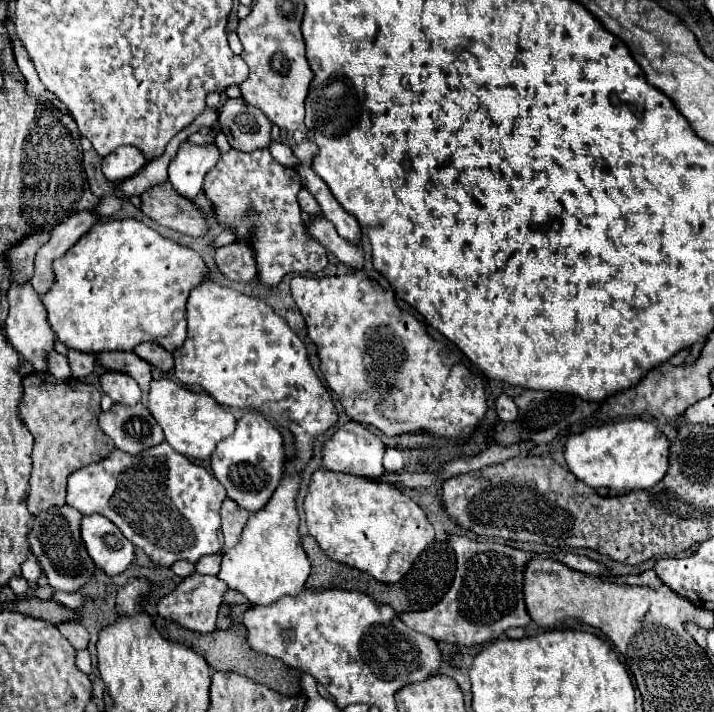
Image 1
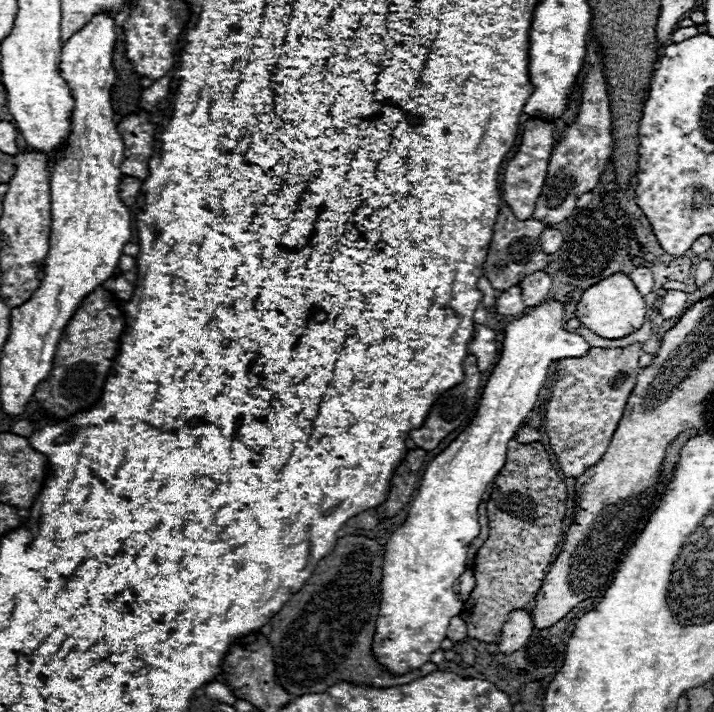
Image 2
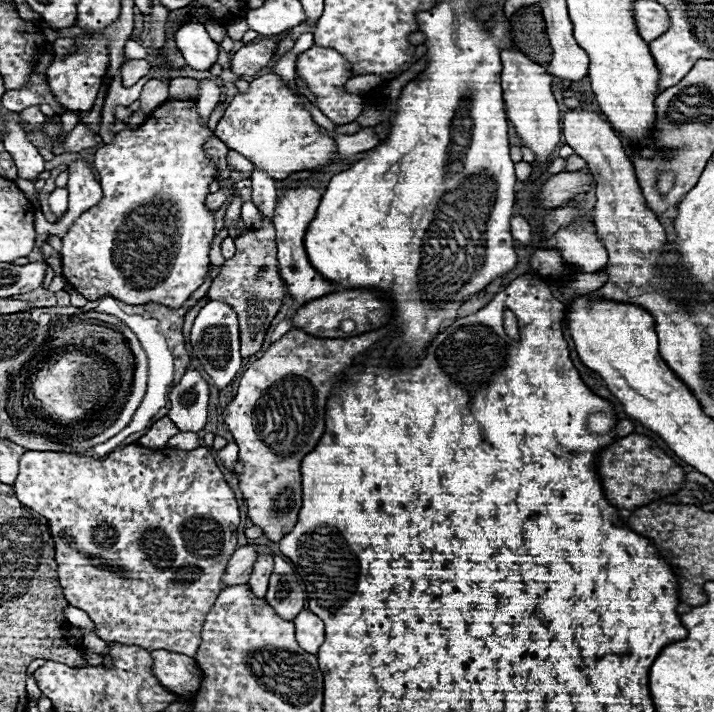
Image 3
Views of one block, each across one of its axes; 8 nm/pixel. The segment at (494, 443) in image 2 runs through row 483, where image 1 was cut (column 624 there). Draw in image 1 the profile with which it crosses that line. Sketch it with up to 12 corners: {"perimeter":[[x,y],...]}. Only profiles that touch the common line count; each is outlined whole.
{"perimeter":[[622,420],[574,434],[564,458],[584,484],[650,490],[668,440]]}

